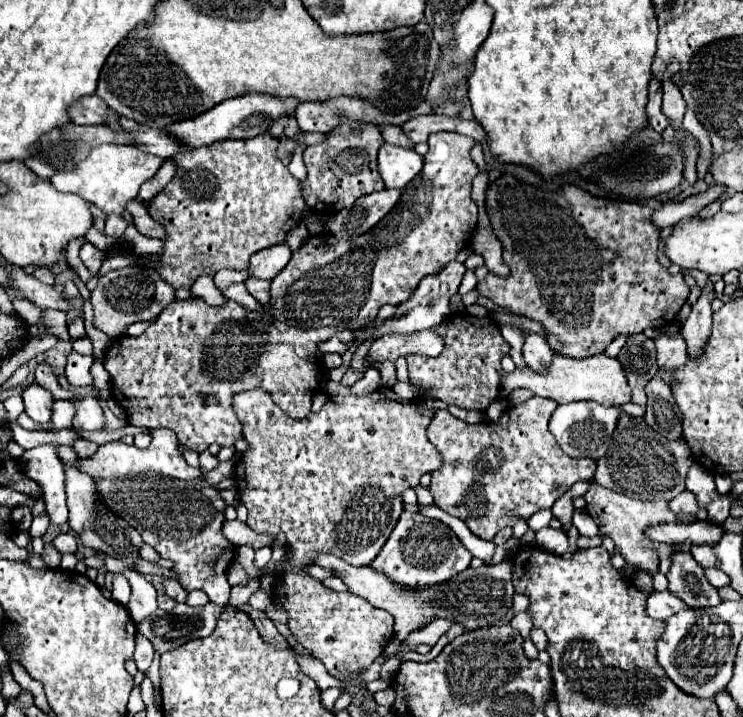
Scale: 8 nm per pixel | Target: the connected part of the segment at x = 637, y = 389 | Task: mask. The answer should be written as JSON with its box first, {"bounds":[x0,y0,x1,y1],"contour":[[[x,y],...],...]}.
{"bounds":[617,337,657,405],"contour":[[[649,337],[647,339],[639,339],[639,345],[635,349],[625,345],[617,359],[625,367],[625,373],[627,373],[627,379],[629,379],[629,387],[633,391],[631,401],[639,403],[639,405],[645,405],[647,397],[645,397],[643,387],[657,373],[653,339],[649,339]]]}

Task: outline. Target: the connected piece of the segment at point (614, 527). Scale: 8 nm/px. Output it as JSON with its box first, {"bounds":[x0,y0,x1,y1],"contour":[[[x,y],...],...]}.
{"bounds":[583,481,697,575],"contour":[[[591,481],[589,491],[583,495],[585,499],[585,511],[591,515],[591,519],[599,525],[599,531],[613,539],[619,555],[627,561],[629,567],[635,567],[639,571],[645,571],[649,575],[655,575],[659,569],[659,553],[653,549],[653,539],[647,535],[647,527],[657,523],[693,523],[697,521],[697,515],[679,517],[669,509],[667,501],[639,501],[633,497],[627,497],[623,493],[615,493],[611,489],[605,489]]]}

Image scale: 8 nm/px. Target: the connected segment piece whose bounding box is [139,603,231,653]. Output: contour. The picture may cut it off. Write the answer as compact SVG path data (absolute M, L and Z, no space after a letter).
M177 603L171 611L157 609L149 619L139 625L139 631L145 633L145 637L153 637L155 645L163 645L157 651L165 653L191 639L211 635L219 615L227 607L231 605L227 603L221 607L207 603L205 607L189 607L185 603Z

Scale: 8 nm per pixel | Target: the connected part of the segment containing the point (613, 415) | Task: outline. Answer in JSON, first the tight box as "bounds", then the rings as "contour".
{"bounds":[549,401,619,459],"contour":[[[577,401],[577,403],[565,403],[559,405],[549,421],[549,429],[555,435],[557,443],[561,445],[561,449],[567,455],[573,457],[593,457],[599,459],[605,455],[615,423],[619,417],[619,409],[617,407],[607,407],[601,405],[597,401]]]}

